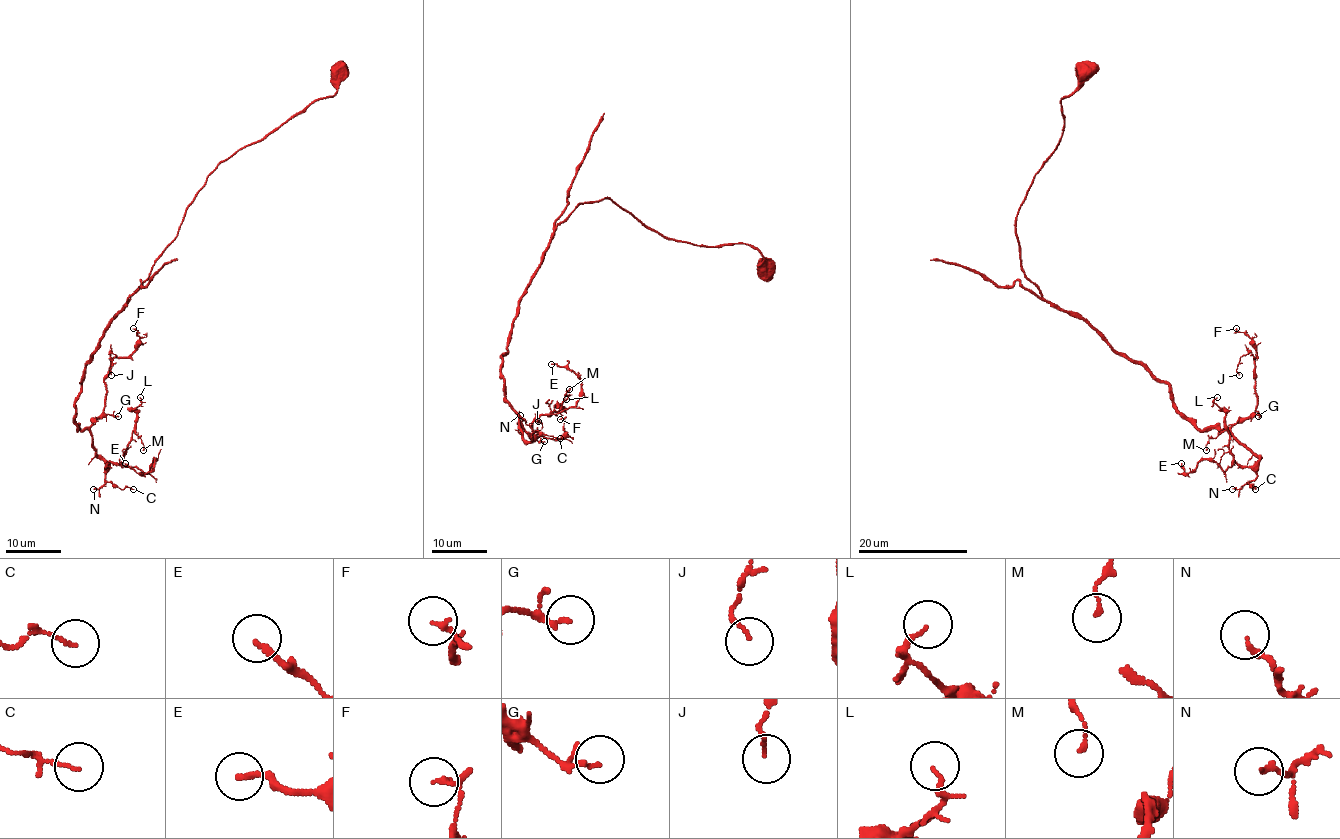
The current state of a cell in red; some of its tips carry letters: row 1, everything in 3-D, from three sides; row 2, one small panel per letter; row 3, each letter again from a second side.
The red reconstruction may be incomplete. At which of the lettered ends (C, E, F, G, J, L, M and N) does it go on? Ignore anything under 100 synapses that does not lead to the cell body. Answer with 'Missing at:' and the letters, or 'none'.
Missing at: none

